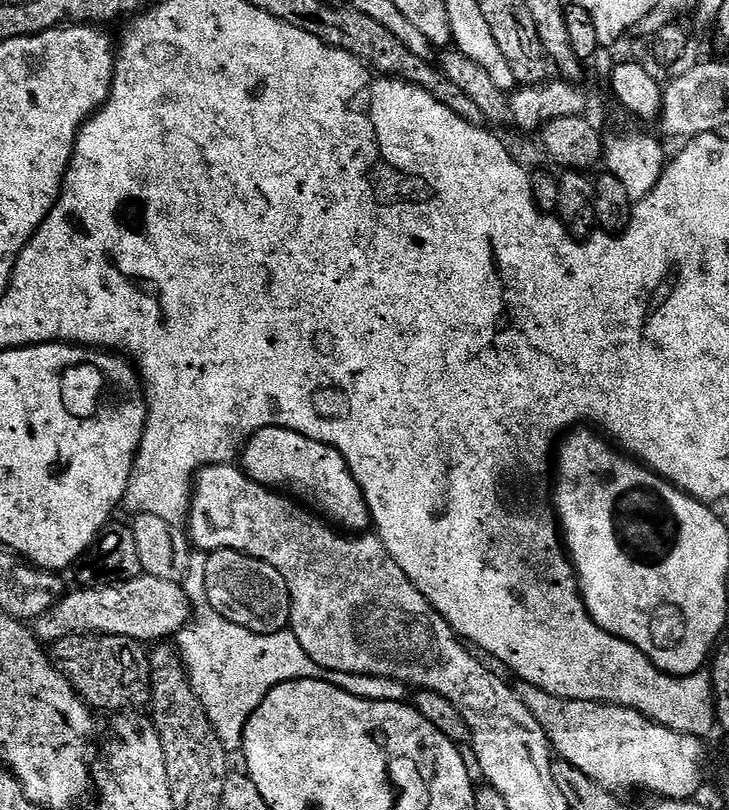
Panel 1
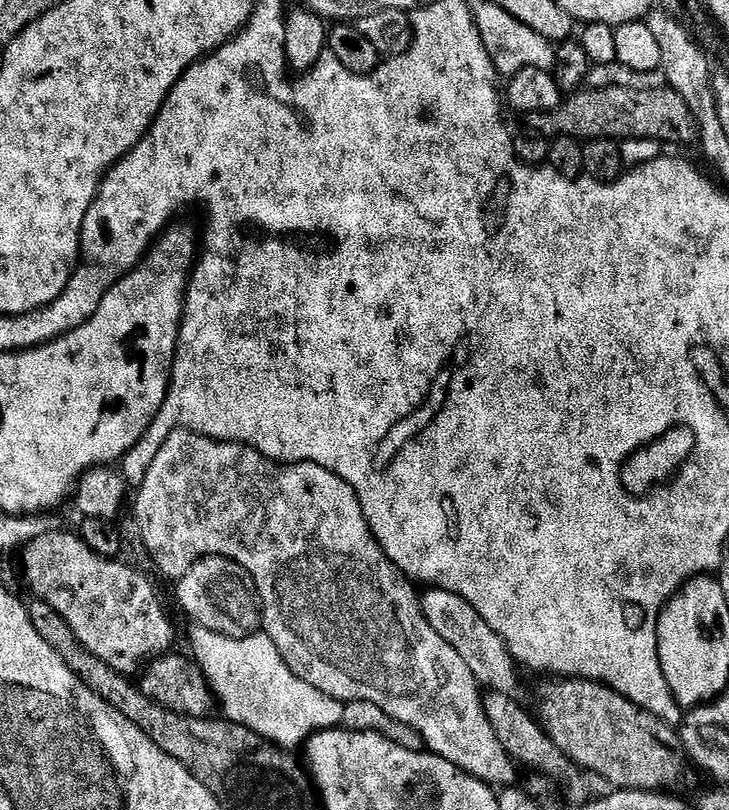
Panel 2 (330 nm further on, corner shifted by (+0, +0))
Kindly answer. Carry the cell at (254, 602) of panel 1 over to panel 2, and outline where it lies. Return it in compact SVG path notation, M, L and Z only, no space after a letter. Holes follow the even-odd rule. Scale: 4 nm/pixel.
M206 556L197 559L186 570L186 574L181 580L175 581L176 600L180 603L180 608L199 627L206 630L214 630L223 636L235 636L243 638L251 636L254 632L261 631L262 628L262 601L260 593L256 591L254 578L242 566L238 566L232 560L227 560L225 556Z

